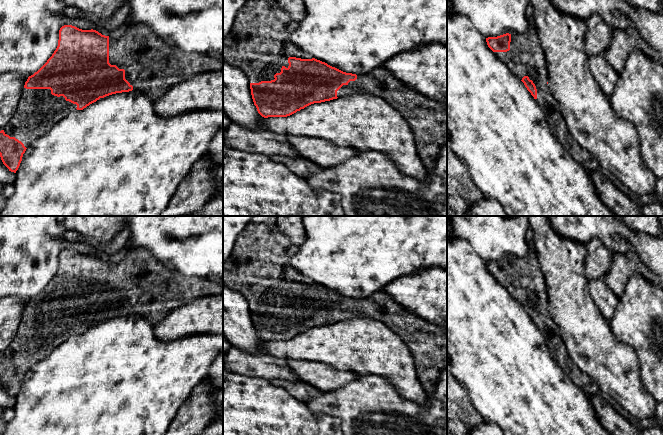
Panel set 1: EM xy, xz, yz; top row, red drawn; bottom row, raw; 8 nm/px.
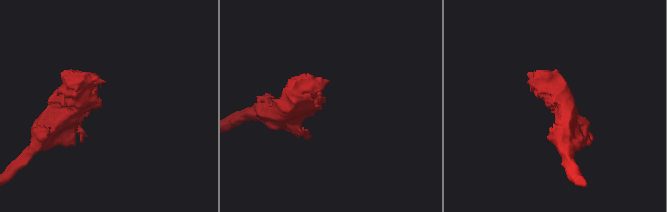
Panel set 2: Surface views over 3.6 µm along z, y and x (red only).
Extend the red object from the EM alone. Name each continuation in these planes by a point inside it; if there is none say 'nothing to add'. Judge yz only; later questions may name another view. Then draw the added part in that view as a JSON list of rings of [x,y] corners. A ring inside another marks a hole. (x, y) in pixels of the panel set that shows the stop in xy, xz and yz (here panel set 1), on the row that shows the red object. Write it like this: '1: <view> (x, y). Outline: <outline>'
1: yz (526, 57). Outline: [[[531,28],[522,34],[511,34],[510,50],[494,54],[520,80],[528,76],[533,81],[537,89],[536,102],[544,112],[553,135],[573,160],[588,172],[600,169],[597,159],[571,135],[560,106],[549,90],[546,57],[536,29]]]

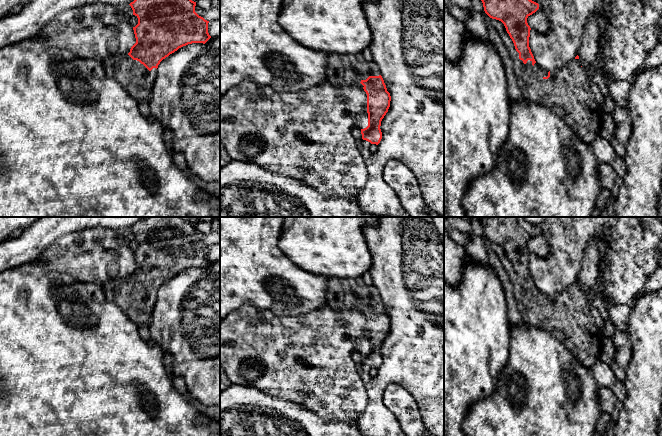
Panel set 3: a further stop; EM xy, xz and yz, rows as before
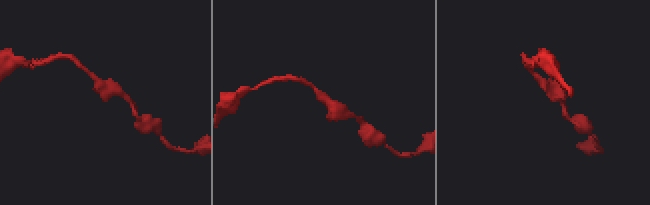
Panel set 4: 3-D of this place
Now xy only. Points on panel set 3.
1: xy (136, 79). Outline: [[[128,54],[108,56],[103,61],[103,68],[107,76],[118,81],[137,102],[149,102],[156,68],[149,71]]]

